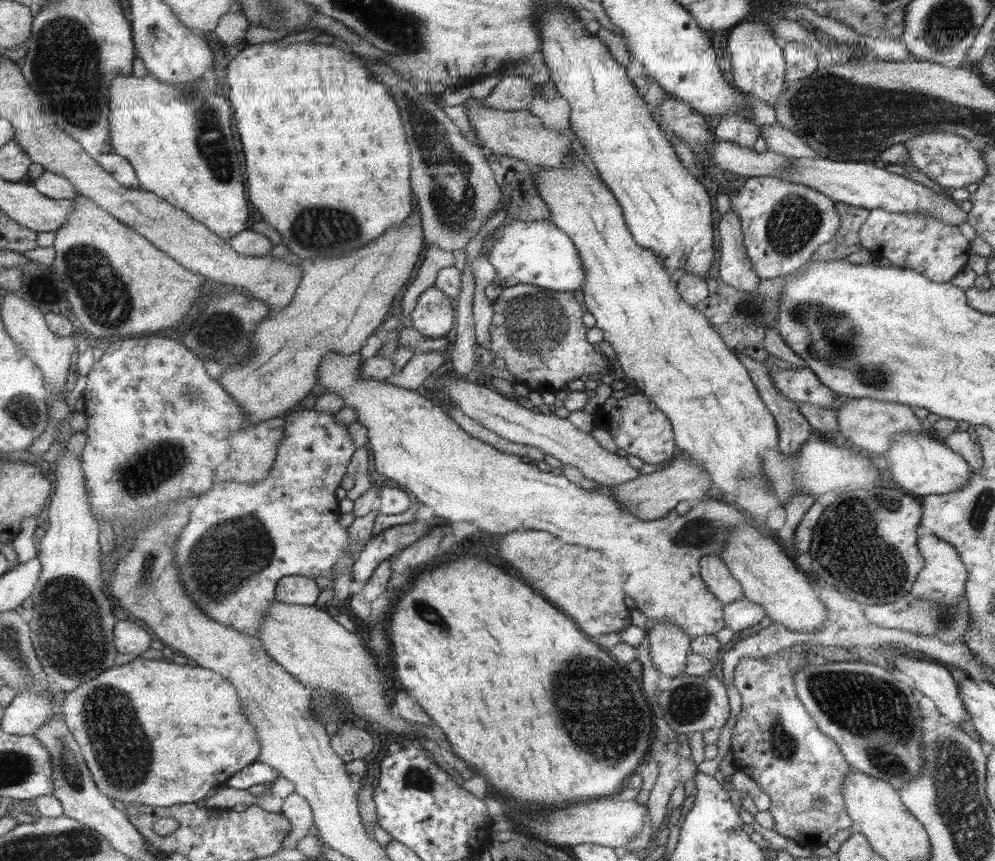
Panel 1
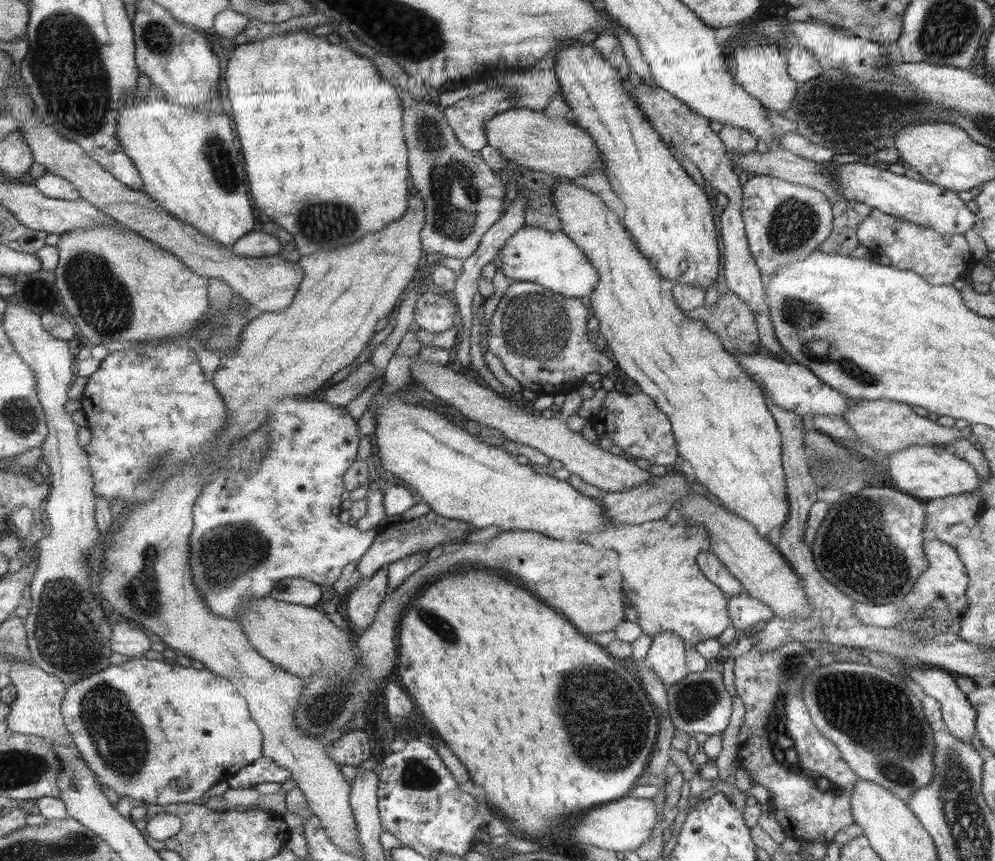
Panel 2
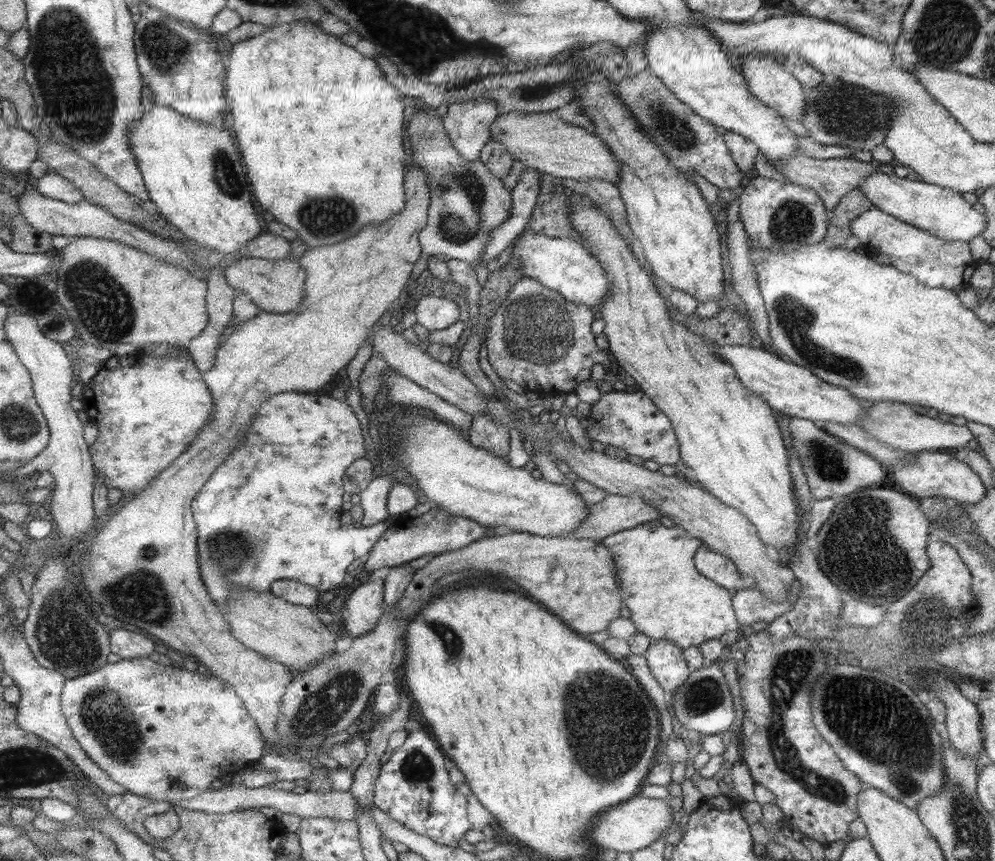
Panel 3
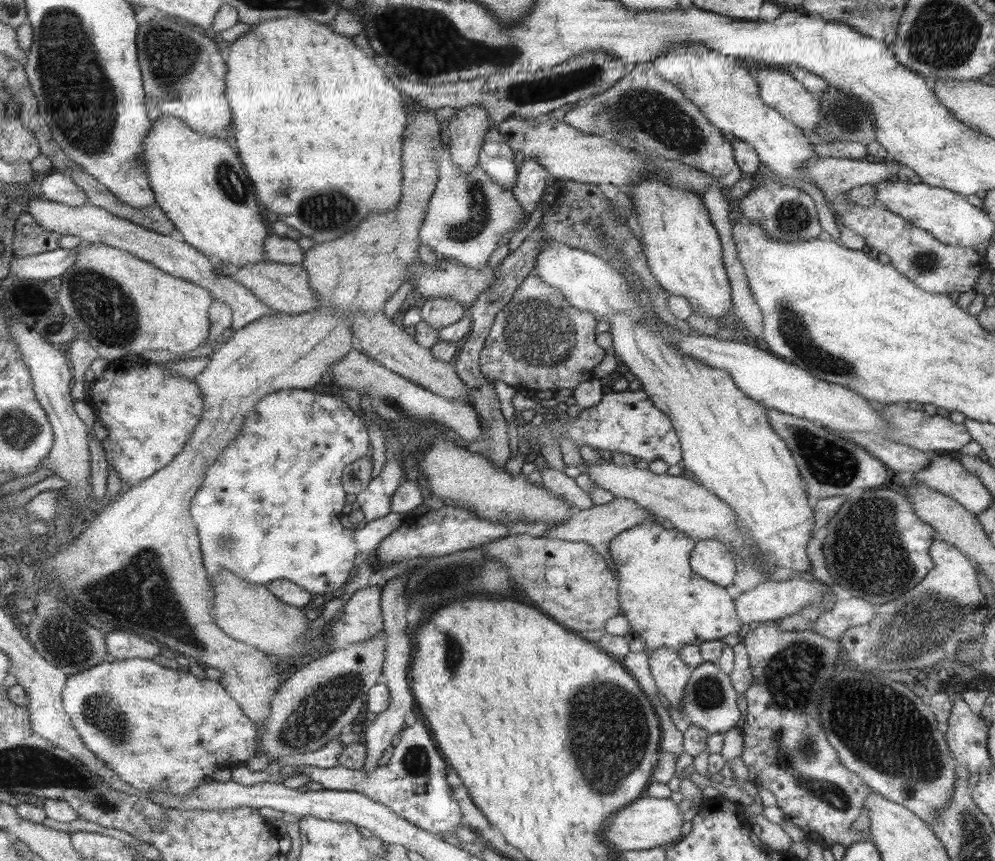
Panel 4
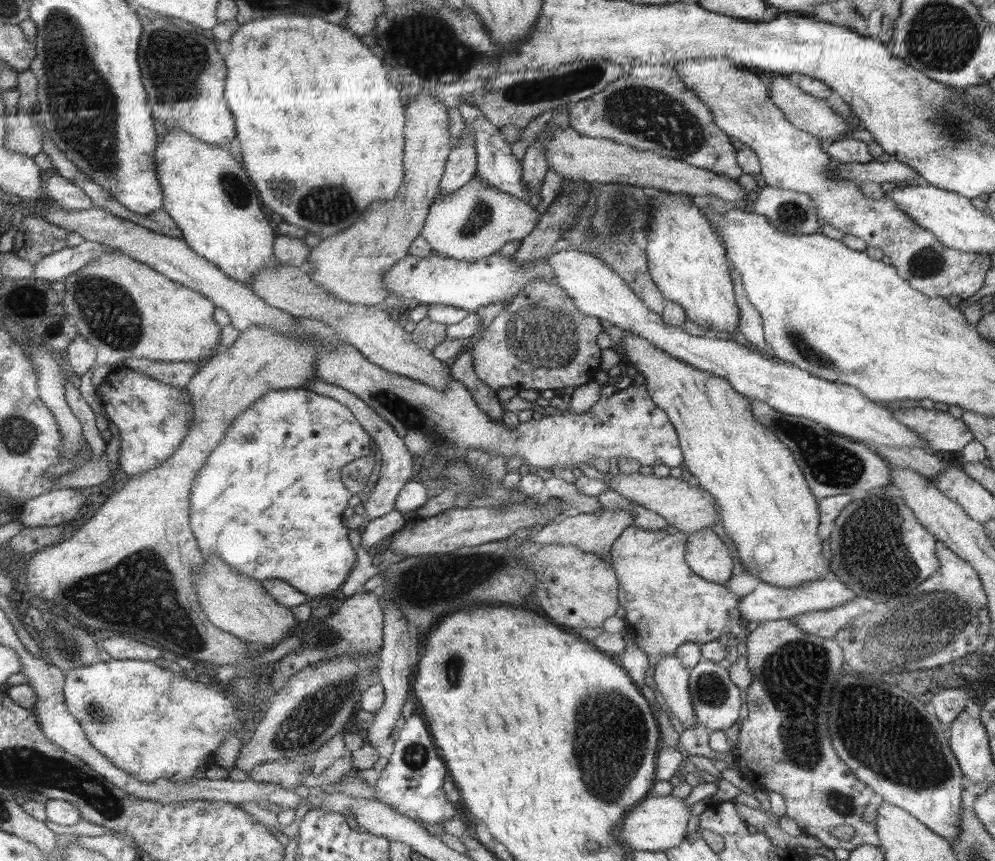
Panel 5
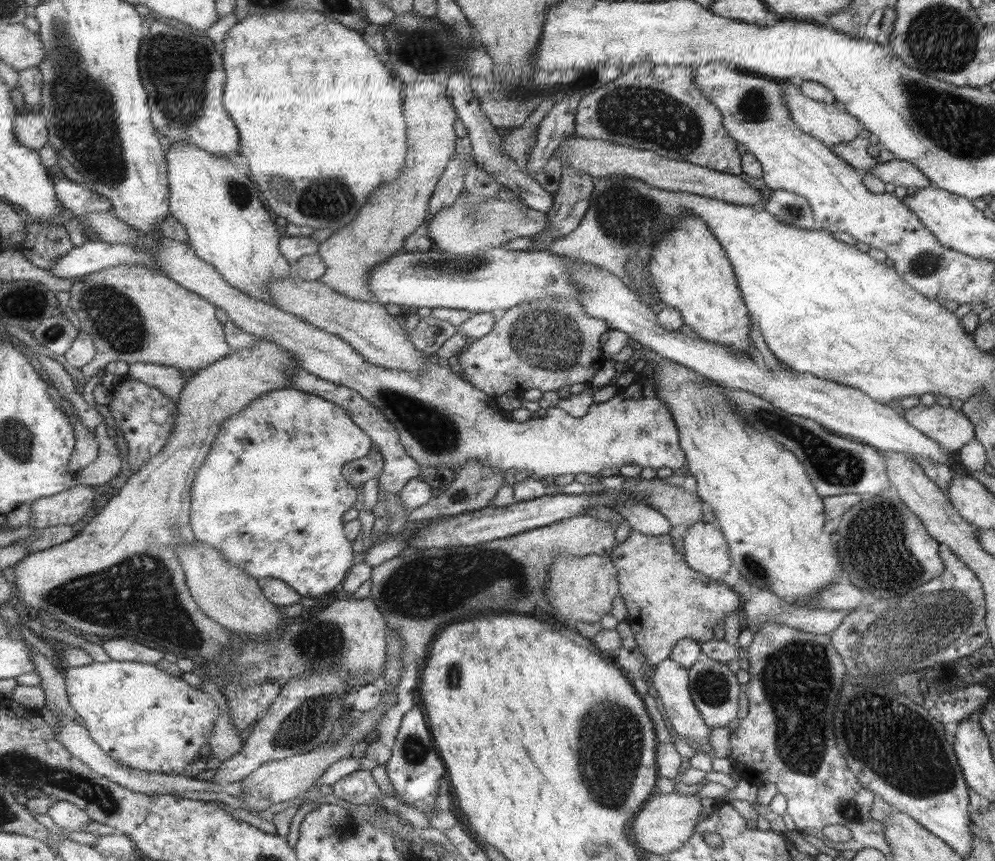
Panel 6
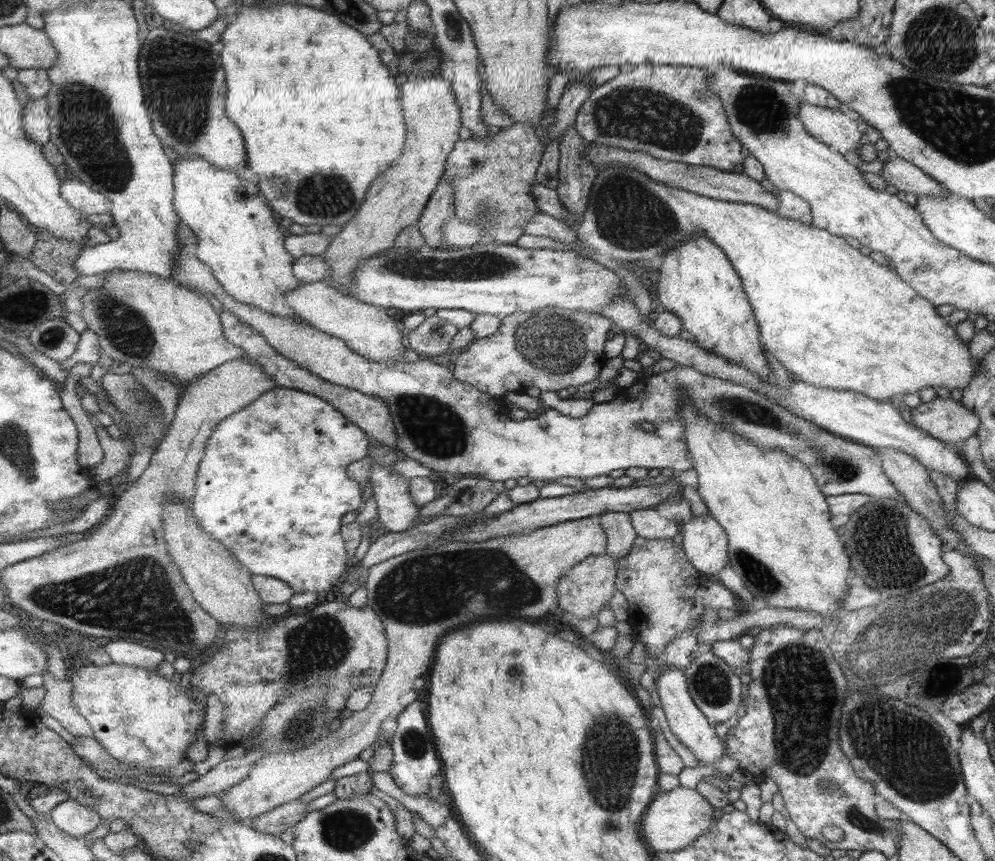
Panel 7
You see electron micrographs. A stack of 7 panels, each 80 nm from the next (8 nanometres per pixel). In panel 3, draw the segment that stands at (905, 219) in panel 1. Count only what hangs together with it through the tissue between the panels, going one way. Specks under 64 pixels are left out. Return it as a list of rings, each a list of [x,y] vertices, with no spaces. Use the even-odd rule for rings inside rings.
[[[872,206],[863,214],[856,216],[855,220],[851,221],[850,227],[852,234],[859,239],[860,244],[869,252],[887,256],[889,265],[894,267],[895,270],[914,275],[920,283],[923,283],[923,286],[946,288],[947,290],[953,290],[955,286],[967,287],[971,273],[975,270],[975,266],[979,264],[969,254],[969,250],[967,250],[968,244],[966,242],[948,241],[947,239],[939,238],[928,231],[921,230],[919,227],[911,226],[910,223],[905,223],[893,215],[887,215],[885,211],[881,211],[877,207]]]

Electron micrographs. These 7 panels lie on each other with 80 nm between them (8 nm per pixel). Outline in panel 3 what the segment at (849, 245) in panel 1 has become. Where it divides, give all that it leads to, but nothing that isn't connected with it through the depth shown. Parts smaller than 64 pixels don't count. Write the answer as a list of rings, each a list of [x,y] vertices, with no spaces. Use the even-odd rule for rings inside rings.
[[[853,189],[847,192],[830,212],[824,242],[829,247],[844,247],[845,240],[852,234],[851,221],[871,207],[869,200],[861,191]]]

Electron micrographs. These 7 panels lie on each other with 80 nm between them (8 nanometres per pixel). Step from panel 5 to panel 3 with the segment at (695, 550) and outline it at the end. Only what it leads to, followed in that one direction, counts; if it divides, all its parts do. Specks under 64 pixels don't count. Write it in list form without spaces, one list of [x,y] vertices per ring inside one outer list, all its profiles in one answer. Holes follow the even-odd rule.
[[[703,544],[695,553],[694,566],[707,580],[713,581],[728,591],[738,591],[742,586],[742,578],[731,559]]]

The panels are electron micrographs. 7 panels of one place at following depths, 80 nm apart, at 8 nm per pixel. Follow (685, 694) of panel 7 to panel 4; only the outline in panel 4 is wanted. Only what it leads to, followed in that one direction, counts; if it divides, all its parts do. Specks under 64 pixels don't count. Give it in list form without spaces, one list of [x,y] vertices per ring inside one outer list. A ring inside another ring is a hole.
[[[659,648],[648,652],[648,666],[658,693],[680,711],[683,687],[690,679],[692,670],[682,661],[676,650]]]

